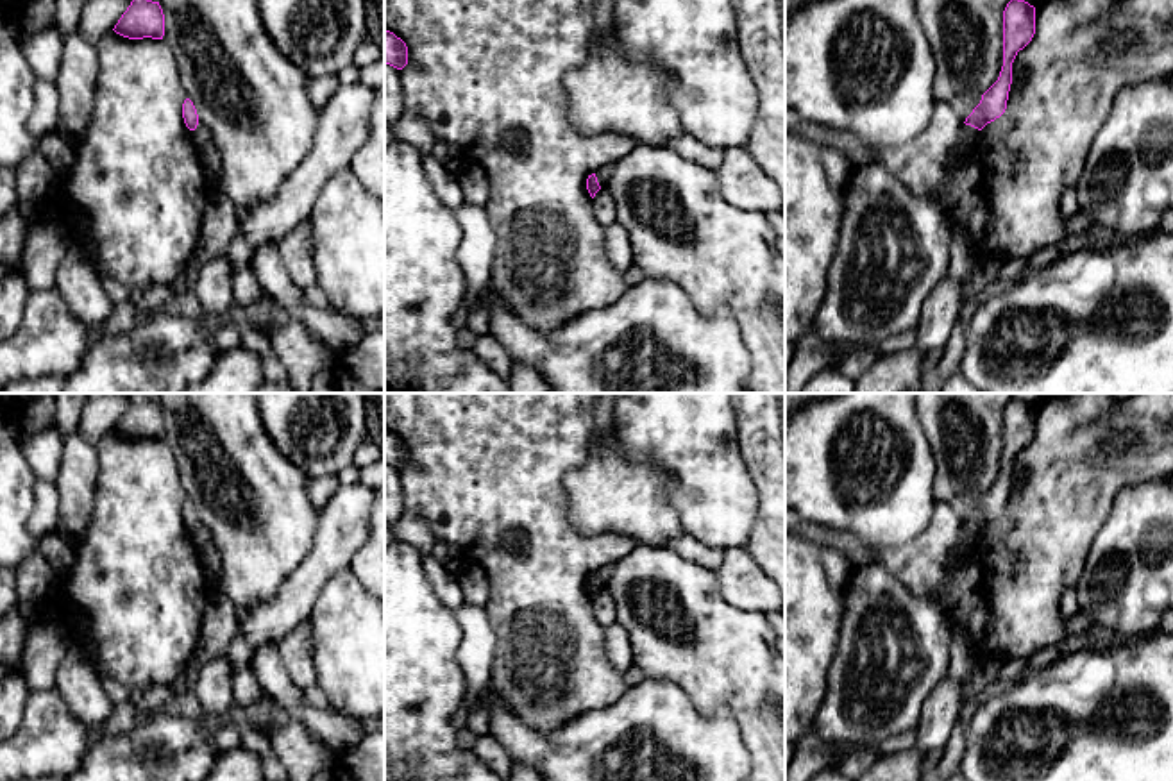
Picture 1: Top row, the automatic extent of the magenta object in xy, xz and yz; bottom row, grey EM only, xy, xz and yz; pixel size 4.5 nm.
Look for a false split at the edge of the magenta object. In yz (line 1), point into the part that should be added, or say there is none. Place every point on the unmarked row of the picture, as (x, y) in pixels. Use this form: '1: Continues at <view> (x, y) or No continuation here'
1: No continuation here

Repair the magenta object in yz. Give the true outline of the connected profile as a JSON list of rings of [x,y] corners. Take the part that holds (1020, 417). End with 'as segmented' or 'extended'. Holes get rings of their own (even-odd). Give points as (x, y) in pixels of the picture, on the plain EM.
[[[1012,399],[1003,411],[1003,466],[998,481],[982,495],[980,504],[966,518],[966,525],[982,531],[1007,509],[1012,484],[1012,463],[1035,434],[1035,407]]] | as segmented

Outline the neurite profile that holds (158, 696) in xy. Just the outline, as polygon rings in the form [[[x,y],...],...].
[[[152,684],[145,688],[141,702],[136,704],[139,720],[165,708],[173,695],[172,684]]]

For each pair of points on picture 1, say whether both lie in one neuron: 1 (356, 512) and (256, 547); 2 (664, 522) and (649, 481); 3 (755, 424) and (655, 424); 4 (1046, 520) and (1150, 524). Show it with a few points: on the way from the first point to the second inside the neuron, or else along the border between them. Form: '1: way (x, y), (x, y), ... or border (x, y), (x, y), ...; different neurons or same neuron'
1: border (320, 512), (313, 545), (299, 563); different neurons
2: way (653, 512), (649, 508), (649, 492); same neuron
3: border (734, 411), (737, 444), (746, 465); different neurons
4: border (1129, 487), (1116, 495), (1086, 560); different neurons

